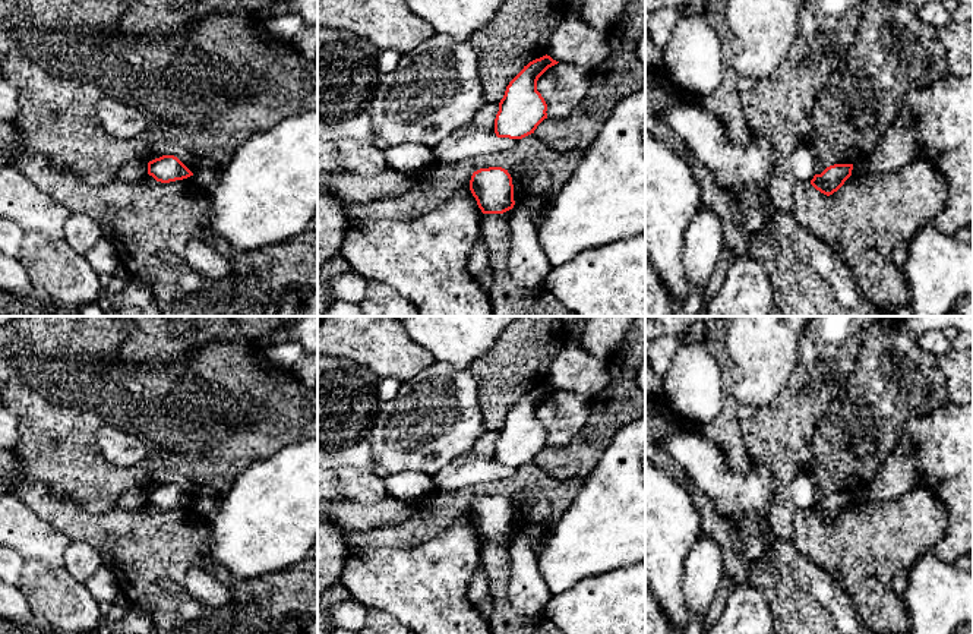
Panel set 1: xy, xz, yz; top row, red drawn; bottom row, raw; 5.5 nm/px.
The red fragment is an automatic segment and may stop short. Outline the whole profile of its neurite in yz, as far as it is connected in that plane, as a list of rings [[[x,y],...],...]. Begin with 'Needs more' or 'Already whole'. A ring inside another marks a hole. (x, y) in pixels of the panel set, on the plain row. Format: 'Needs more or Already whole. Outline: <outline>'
Already whole. Outline: [[[834,492],[821,502],[815,502],[811,512],[821,521],[830,524],[837,520],[852,504],[853,492]]]

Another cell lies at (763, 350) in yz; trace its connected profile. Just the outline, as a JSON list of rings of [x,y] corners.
[[[729,316],[726,357],[732,366],[724,384],[737,406],[765,407],[784,388],[797,363],[797,341],[812,316]]]

